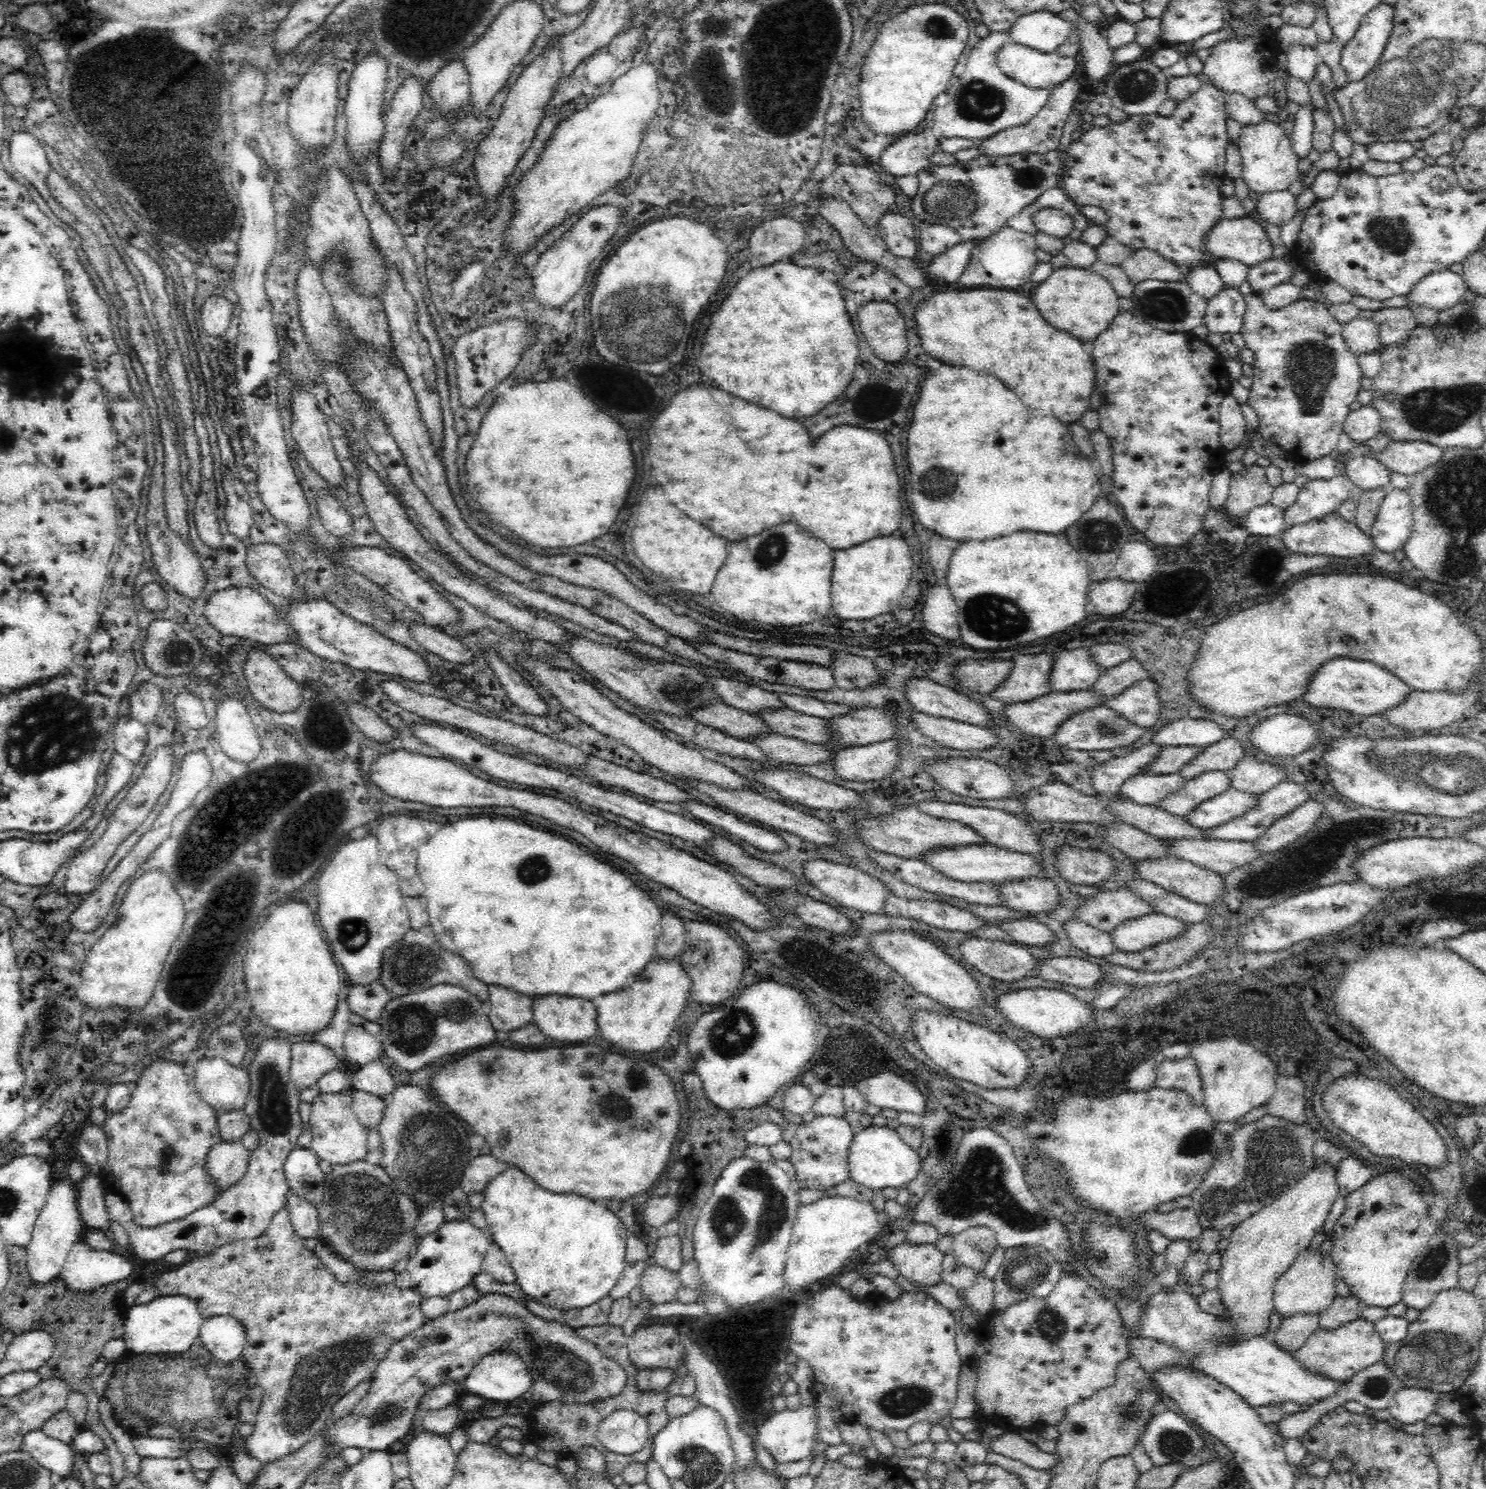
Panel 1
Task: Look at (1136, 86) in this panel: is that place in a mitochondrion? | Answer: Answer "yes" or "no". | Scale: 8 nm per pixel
yes

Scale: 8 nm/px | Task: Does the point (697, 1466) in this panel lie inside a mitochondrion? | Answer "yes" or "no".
yes

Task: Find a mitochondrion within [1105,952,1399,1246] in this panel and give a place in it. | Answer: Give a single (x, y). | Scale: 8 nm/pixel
(1275, 1157)

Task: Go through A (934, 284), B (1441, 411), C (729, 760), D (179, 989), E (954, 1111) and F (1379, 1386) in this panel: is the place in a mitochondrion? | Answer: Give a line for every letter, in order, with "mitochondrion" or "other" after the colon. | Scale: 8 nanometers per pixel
A: other
B: mitochondrion
C: other
D: mitochondrion
E: other
F: mitochondrion

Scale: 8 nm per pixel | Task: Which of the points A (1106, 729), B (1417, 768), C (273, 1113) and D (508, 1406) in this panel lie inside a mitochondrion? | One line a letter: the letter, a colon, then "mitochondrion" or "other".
A: mitochondrion
B: mitochondrion
C: mitochondrion
D: other

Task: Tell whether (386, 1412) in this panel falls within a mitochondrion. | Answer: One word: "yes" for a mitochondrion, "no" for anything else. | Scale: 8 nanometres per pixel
yes

